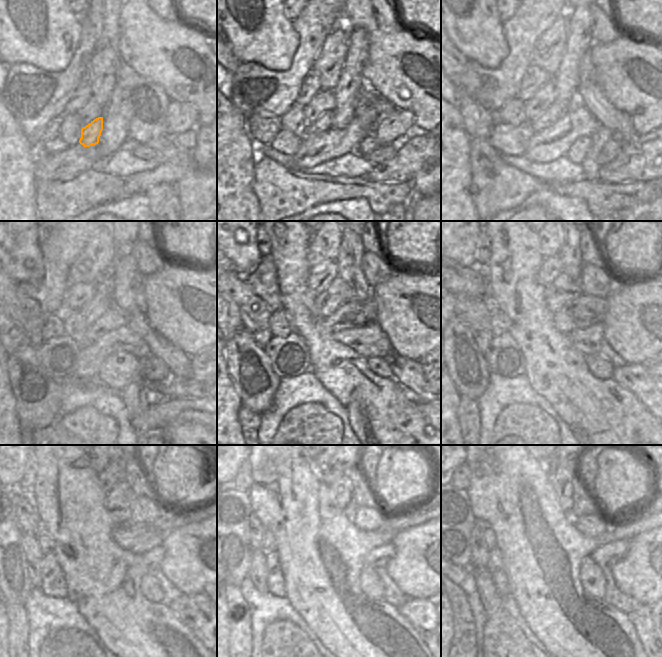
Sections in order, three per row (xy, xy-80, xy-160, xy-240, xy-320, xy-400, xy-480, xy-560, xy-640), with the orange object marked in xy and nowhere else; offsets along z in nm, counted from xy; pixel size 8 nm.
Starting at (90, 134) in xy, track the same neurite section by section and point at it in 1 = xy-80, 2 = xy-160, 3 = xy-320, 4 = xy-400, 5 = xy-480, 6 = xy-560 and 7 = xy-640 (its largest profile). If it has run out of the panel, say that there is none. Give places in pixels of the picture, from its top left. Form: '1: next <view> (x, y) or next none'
1: next xy-80 (324, 122)
2: next xy-160 (553, 112)
3: next xy-320 (351, 314)
4: next xy-400 (584, 311)
5: next xy-480 (138, 538)
6: next xy-560 (419, 515)
7: next xy-640 (644, 511)

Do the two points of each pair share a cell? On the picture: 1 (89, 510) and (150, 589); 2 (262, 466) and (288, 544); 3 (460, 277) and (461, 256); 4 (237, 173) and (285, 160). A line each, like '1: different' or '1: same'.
1: different
2: same
3: different
4: different

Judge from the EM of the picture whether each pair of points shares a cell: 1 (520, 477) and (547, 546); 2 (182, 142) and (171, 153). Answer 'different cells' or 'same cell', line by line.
1: same cell
2: different cells

